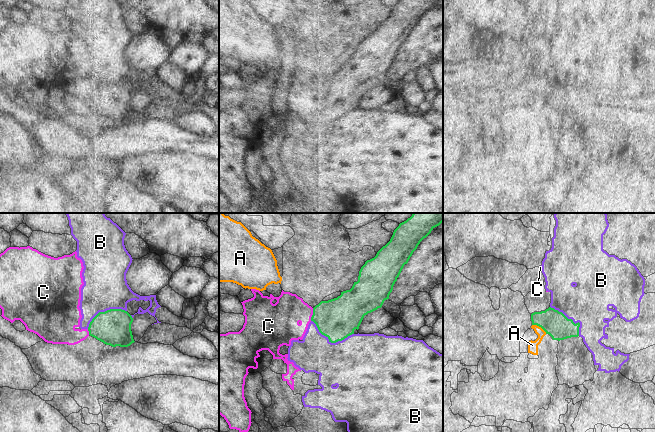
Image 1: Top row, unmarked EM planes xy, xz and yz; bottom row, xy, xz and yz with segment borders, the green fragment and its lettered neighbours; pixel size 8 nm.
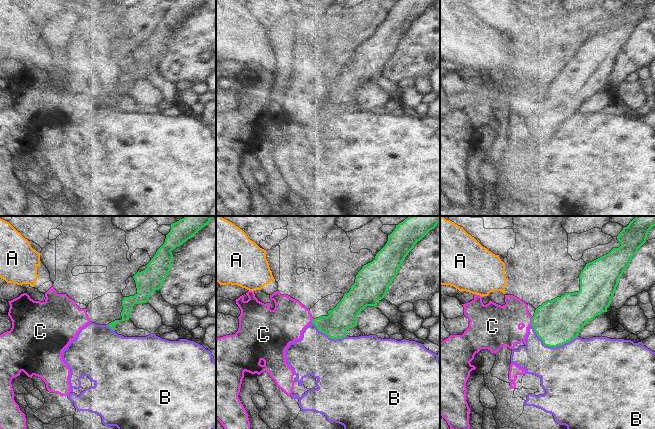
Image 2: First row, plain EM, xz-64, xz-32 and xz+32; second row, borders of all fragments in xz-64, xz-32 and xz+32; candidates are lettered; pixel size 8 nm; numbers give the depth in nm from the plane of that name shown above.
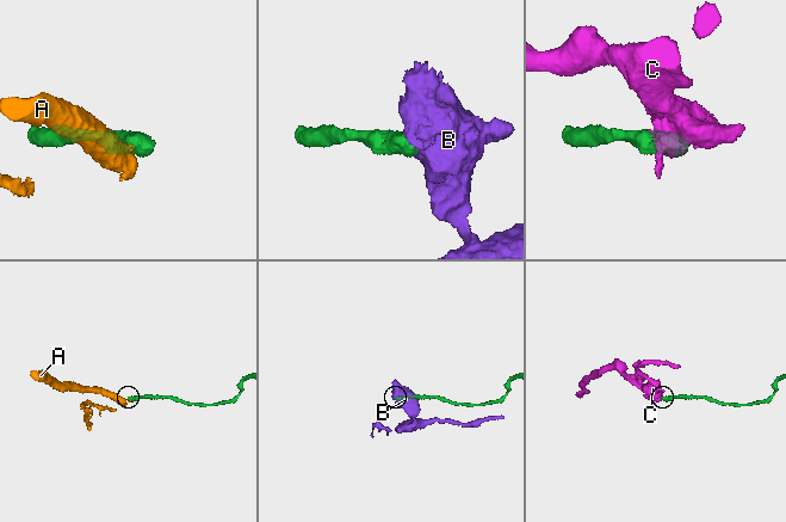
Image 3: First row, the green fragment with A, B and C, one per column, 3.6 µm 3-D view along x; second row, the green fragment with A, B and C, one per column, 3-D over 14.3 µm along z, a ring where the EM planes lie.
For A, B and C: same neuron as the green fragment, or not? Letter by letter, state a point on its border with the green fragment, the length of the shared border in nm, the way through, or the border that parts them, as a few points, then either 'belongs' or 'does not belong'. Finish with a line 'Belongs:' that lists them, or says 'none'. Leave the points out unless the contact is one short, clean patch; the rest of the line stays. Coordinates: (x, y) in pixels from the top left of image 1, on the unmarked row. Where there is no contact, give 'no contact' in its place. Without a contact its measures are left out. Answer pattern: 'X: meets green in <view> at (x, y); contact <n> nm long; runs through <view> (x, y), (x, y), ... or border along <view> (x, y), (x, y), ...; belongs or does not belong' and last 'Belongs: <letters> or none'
A: meets green in yz at (539, 102); contact 140 nm long; does not belong
B: meets green in xz at (331, 118); contact 360 nm long; does not belong
C: meets green in xz at (313, 90); contact 110 nm long; does not belong
Belongs: none

